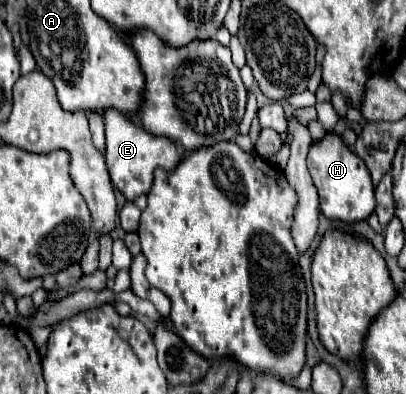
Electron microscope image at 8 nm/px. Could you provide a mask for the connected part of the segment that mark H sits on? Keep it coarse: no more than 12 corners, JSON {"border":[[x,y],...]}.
{"border":[[338,133],[312,143],[308,171],[328,219],[354,223],[376,201],[364,161]]}

